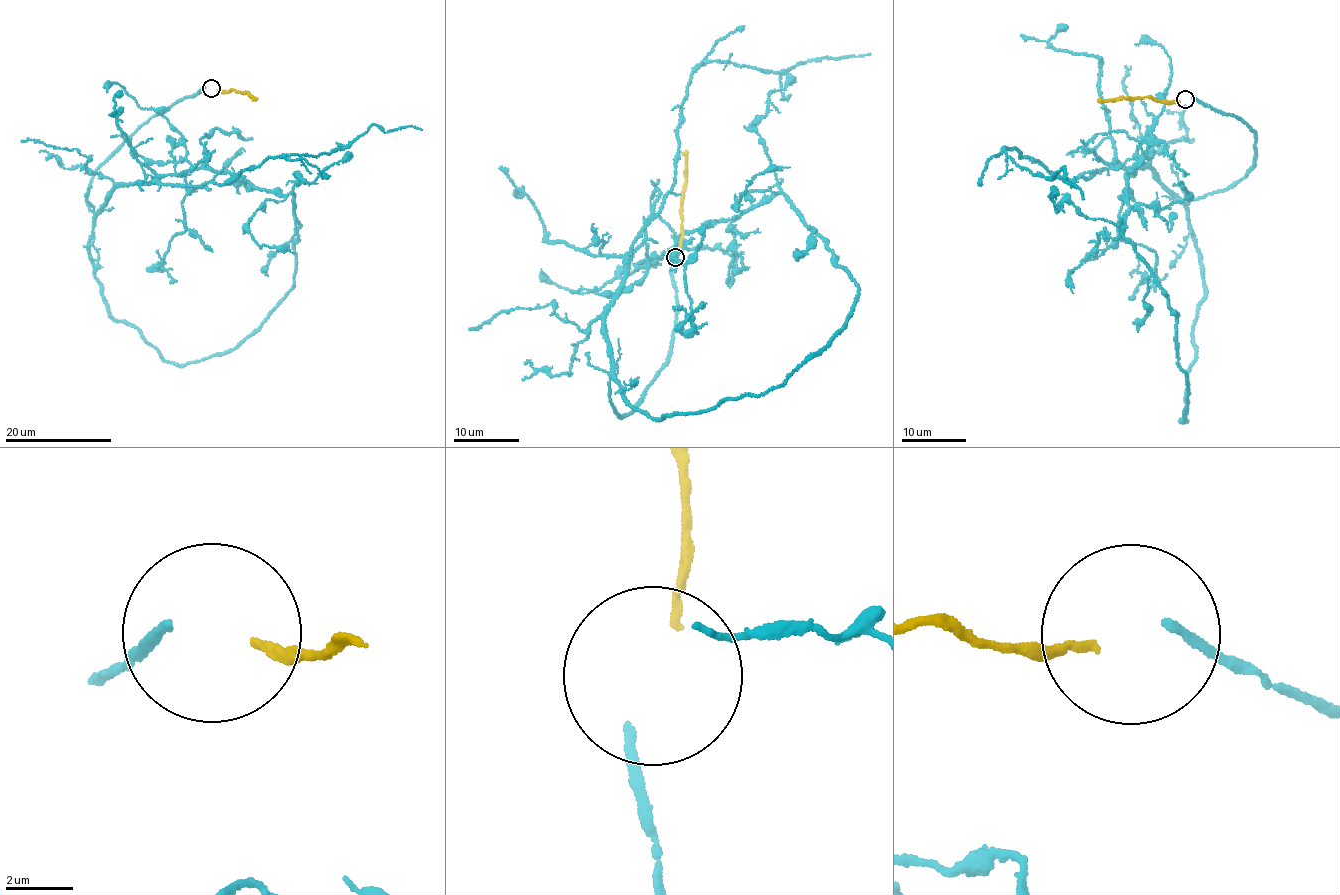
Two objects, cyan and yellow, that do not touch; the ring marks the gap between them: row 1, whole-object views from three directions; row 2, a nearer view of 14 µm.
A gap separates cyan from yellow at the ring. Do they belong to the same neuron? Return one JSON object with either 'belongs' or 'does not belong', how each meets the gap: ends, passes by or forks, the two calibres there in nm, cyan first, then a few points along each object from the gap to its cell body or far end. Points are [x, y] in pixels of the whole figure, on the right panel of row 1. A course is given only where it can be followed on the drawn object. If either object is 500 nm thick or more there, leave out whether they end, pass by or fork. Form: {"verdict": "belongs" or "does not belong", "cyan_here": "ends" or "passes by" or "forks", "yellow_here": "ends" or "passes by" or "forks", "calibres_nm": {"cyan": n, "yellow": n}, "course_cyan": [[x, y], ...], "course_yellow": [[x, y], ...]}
{"verdict": "does not belong", "cyan_here": "ends", "yellow_here": "ends", "calibres_nm": {"cyan": 240, "yellow": 240}, "course_cyan": [[1192, 99], [1254, 132], [1247, 175], [1184, 203], [1136, 165], [1062, 179], [1004, 150], [1064, 167], [1083, 199]], "course_yellow": [[1179, 102], [1161, 102], [1147, 97], [1098, 100]]}

